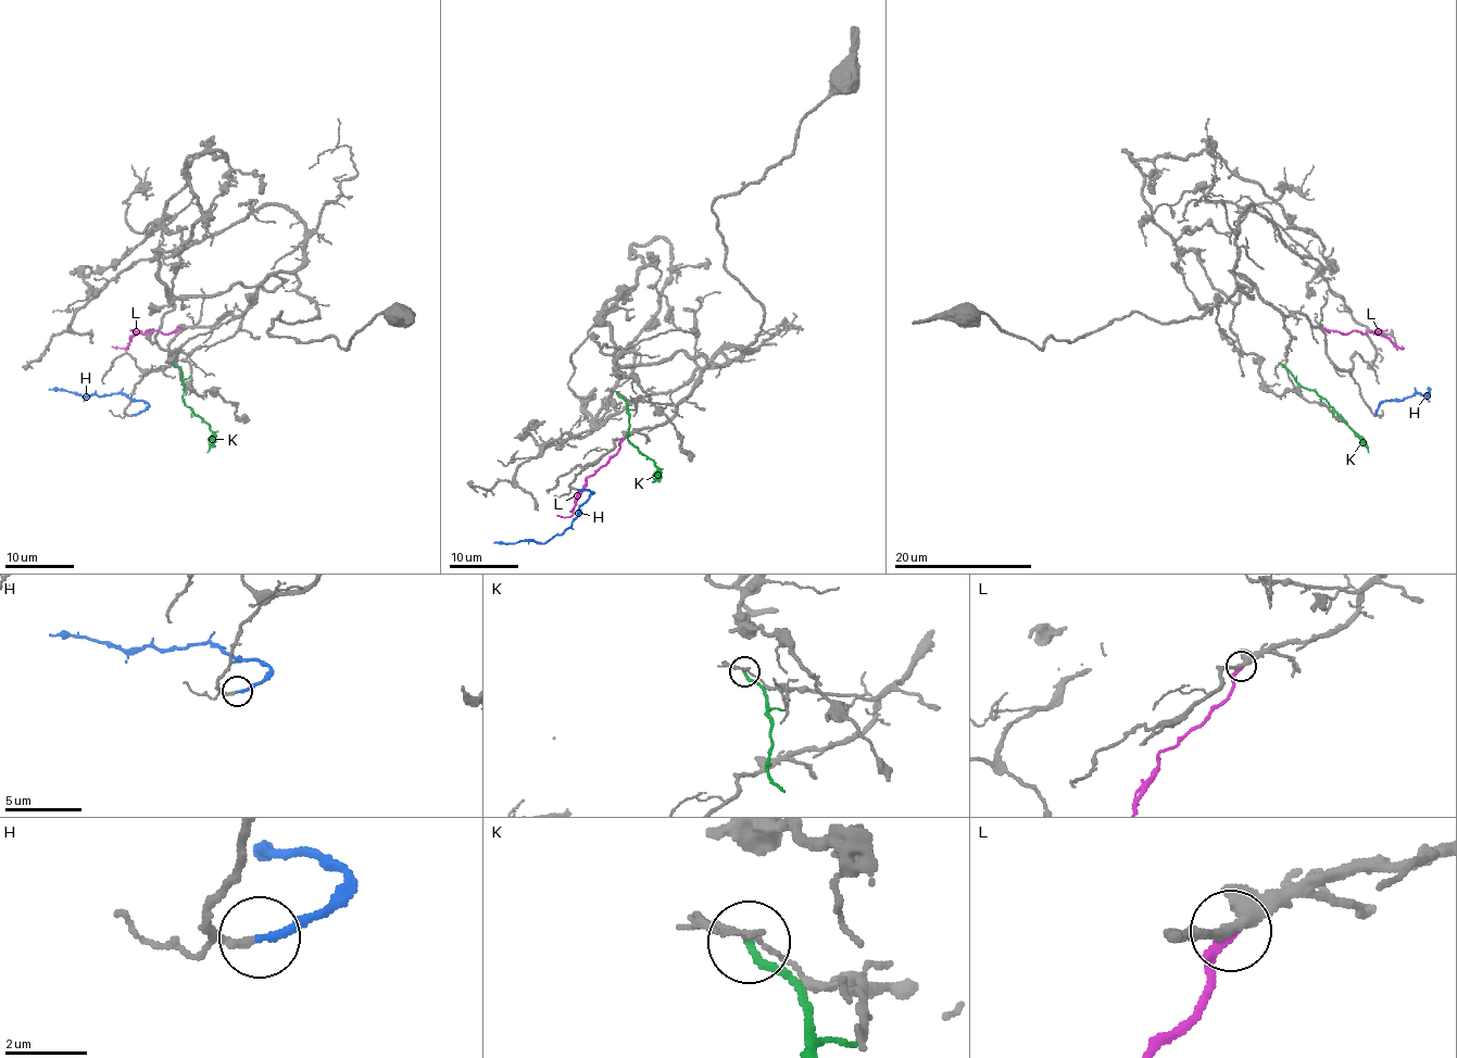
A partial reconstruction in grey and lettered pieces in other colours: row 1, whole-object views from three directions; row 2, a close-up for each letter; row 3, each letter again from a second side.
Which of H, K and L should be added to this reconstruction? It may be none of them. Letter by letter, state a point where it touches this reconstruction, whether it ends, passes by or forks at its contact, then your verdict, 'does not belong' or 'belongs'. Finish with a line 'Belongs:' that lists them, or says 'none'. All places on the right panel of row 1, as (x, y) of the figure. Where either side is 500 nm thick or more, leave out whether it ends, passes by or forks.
H: meets grey at (1376, 414); it ends there; belongs
K: meets grey at (1279, 364); it ends there; does not belong
L: meets grey at (1324, 330); it ends there; does not belong
Belongs: H

